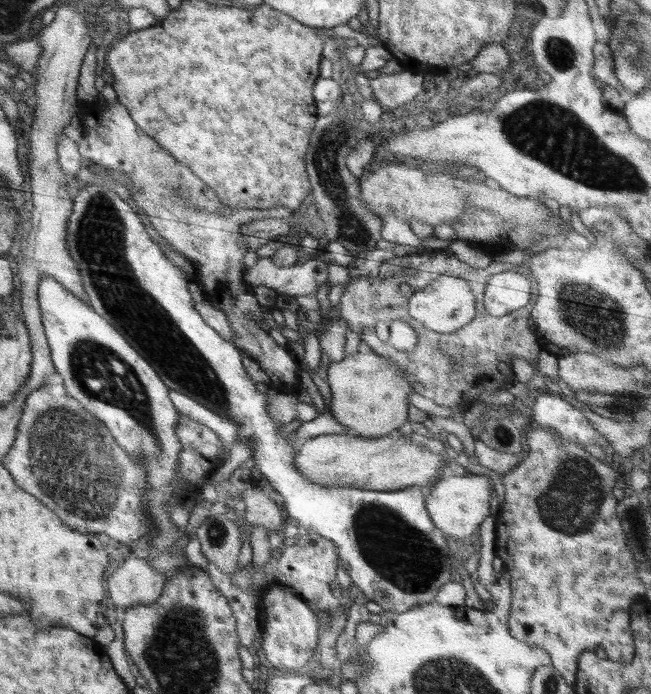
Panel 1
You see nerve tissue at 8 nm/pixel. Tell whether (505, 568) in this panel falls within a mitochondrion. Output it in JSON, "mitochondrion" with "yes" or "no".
{"mitochondrion":"no"}

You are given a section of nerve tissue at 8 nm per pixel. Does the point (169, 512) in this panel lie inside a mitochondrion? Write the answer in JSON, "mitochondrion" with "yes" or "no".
{"mitochondrion":"yes"}

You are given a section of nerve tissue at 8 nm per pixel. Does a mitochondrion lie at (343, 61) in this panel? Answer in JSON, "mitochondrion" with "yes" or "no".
{"mitochondrion":"no"}

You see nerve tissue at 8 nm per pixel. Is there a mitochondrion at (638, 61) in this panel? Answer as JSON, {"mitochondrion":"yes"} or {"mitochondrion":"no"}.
{"mitochondrion":"yes"}

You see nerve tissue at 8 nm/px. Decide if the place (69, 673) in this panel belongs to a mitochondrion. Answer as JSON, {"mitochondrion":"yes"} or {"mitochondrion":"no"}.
{"mitochondrion":"no"}

